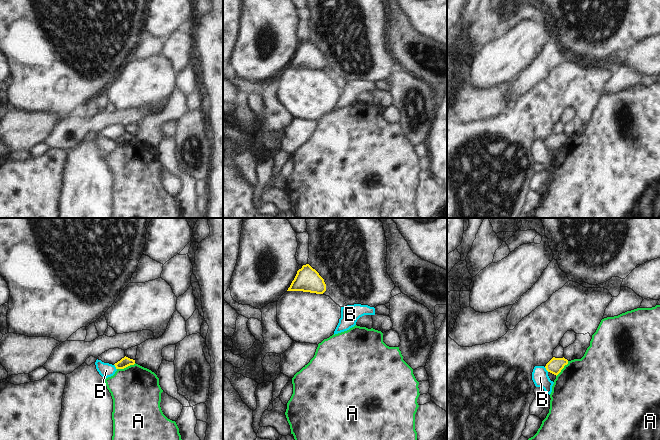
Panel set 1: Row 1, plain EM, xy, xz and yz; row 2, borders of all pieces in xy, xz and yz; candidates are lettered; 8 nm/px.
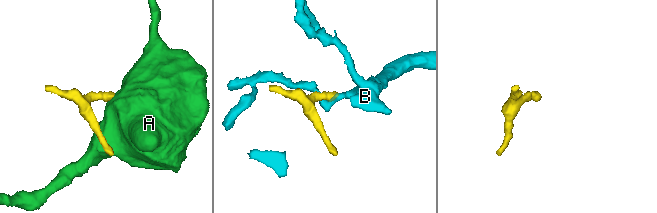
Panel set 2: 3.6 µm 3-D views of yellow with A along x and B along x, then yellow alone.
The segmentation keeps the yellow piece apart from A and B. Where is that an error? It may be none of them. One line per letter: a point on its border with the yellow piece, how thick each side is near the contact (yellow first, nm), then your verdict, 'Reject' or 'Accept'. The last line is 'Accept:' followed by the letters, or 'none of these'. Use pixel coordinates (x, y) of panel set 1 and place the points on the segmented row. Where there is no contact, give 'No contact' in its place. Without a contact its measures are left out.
A: Touches yellow at xy (126, 366). Thickness 80 nm (yellow) against 400 nm. Reject
B: Touches yellow at xy (115, 366). Thickness 80 nm (yellow) against 120 nm. Reject
Accept: none of these

